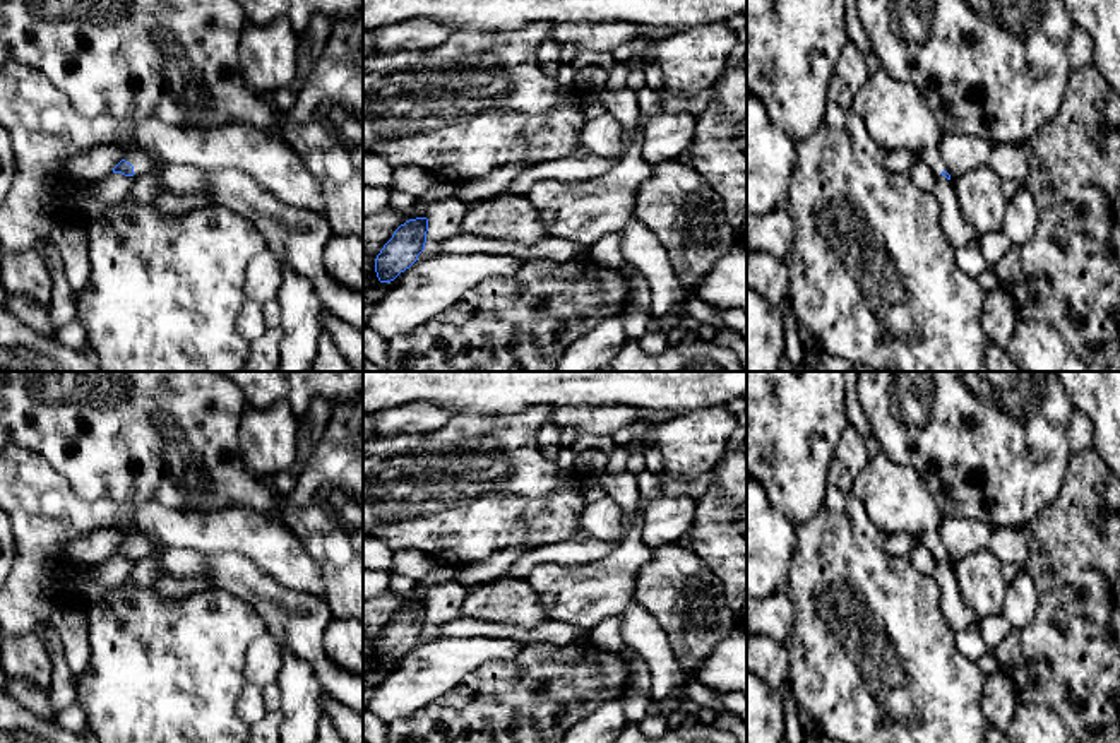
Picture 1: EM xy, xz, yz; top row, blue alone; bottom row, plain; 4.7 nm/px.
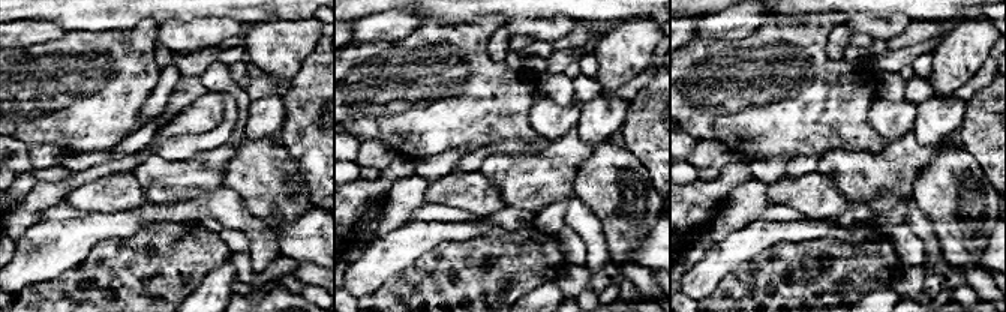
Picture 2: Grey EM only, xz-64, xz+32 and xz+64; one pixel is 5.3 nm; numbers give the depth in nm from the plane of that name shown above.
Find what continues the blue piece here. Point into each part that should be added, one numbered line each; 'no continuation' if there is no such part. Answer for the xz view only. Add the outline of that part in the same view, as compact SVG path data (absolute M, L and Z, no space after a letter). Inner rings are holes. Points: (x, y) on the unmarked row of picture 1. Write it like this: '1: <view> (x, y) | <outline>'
no continuation

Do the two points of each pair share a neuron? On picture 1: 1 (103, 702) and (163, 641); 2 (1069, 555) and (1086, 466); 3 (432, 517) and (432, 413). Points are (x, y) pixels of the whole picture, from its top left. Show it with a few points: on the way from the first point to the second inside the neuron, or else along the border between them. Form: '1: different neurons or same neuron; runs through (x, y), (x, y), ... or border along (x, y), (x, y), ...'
1: same neuron; runs through (119, 687), (149, 656)
2: same neuron; runs through (1086, 533), (1086, 488)
3: different neurons; border along (456, 415), (430, 432), (405, 432), (393, 437)

